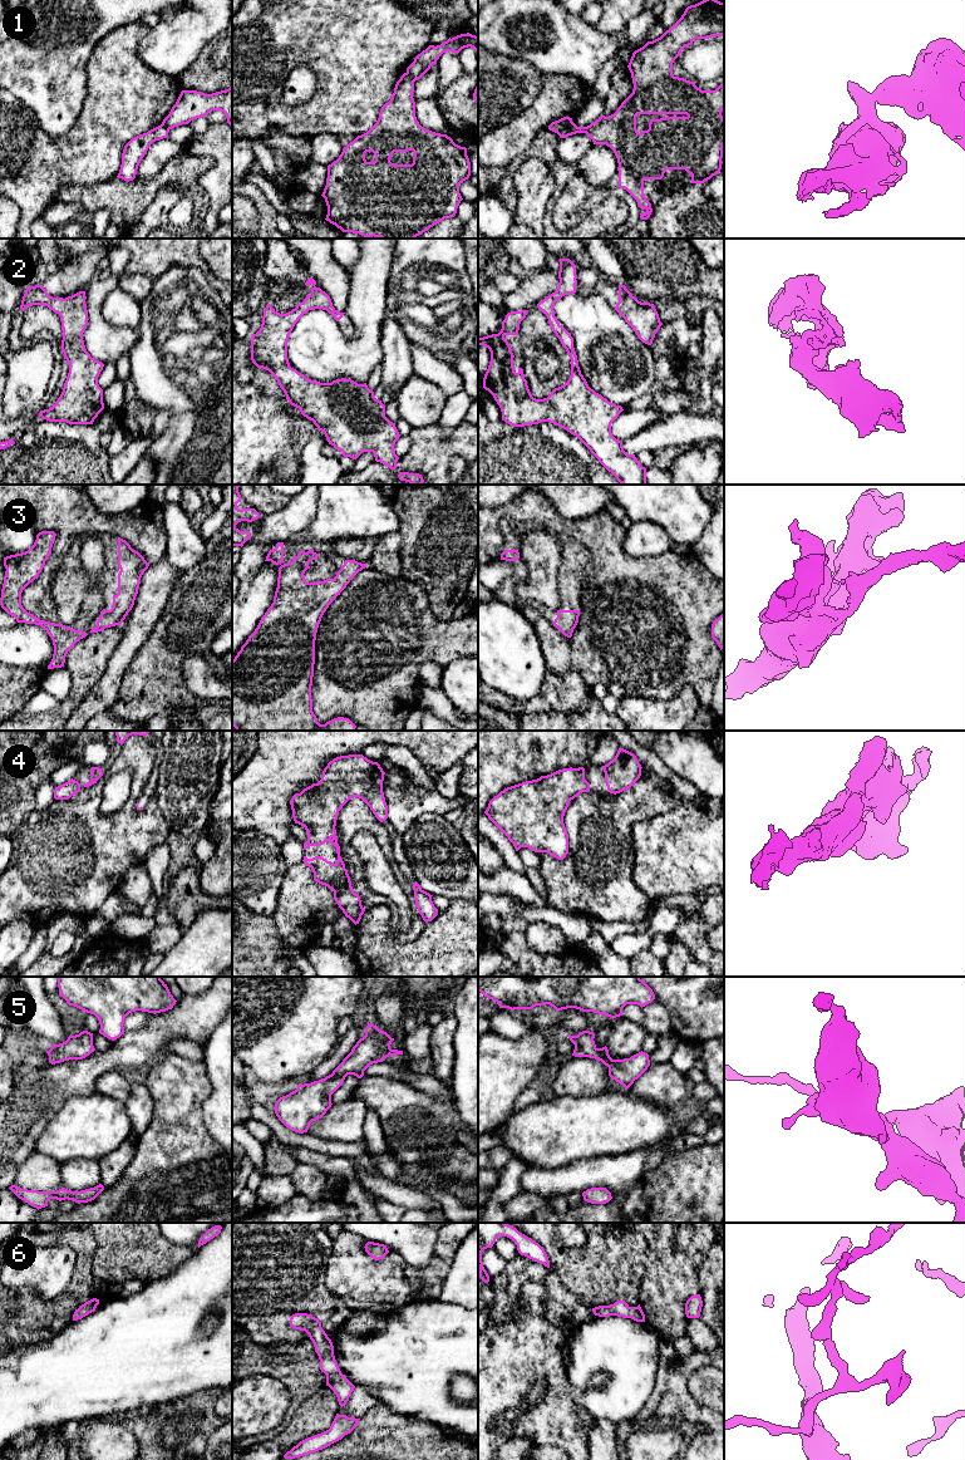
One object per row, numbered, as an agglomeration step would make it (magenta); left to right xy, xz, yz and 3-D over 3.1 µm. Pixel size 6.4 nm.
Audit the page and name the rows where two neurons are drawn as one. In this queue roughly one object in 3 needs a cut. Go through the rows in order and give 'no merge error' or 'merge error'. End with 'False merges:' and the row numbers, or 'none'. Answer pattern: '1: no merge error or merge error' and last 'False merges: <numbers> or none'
1: merge error
2: no merge error
3: no merge error
4: no merge error
5: no merge error
6: no merge error
False merges: 1

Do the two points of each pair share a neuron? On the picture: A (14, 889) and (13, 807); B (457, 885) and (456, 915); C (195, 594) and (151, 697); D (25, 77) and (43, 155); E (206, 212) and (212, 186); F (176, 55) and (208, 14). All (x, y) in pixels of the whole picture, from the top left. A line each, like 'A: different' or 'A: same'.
A: different
B: different
C: same
D: different
E: same
F: same

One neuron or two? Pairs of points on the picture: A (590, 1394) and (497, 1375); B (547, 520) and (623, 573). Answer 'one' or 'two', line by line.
A: two
B: one

